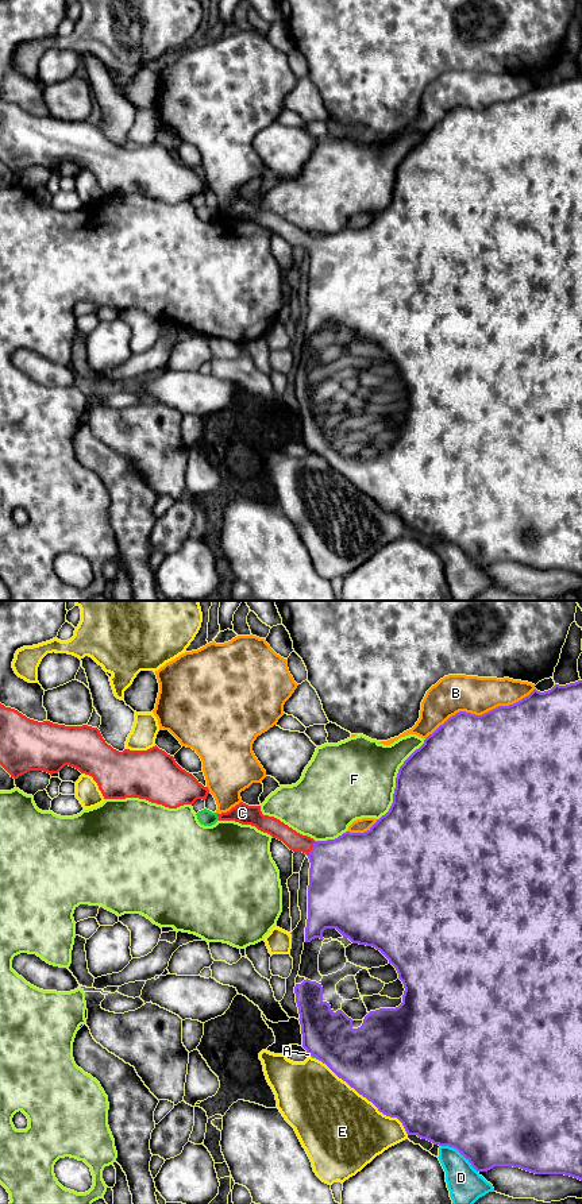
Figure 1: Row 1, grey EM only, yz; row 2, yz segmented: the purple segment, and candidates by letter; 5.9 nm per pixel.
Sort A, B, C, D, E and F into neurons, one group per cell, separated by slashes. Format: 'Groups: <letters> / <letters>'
Groups: A / B / C / D / E / F

